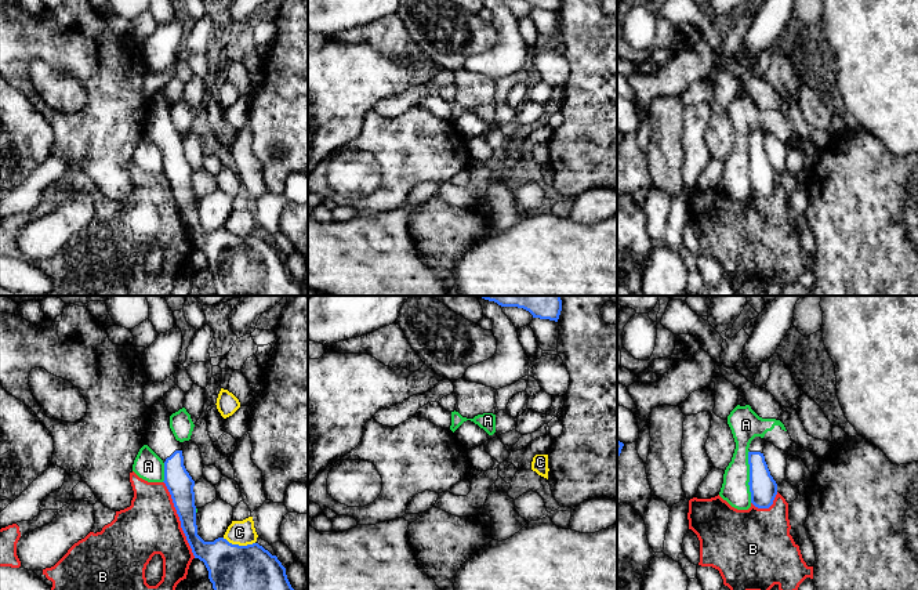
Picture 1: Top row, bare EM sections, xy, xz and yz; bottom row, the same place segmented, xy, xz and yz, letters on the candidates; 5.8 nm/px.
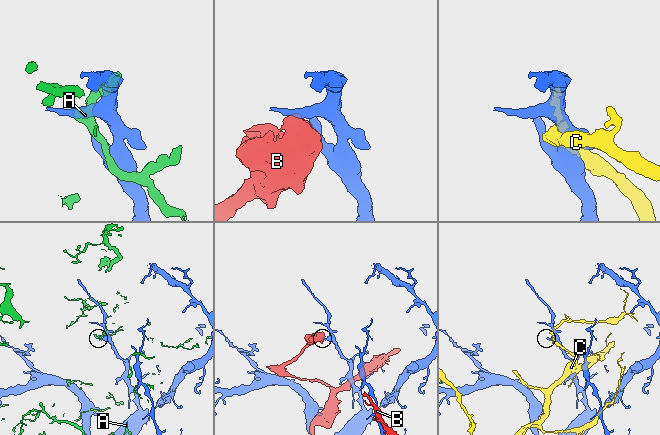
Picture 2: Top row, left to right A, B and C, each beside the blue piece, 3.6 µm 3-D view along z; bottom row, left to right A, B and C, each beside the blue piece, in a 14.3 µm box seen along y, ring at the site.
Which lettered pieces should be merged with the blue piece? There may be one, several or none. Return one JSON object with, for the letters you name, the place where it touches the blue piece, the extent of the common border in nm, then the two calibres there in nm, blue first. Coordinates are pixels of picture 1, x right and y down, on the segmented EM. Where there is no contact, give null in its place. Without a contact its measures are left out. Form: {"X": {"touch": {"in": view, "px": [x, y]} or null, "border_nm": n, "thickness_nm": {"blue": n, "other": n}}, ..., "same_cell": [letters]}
{"same_cell": []}

